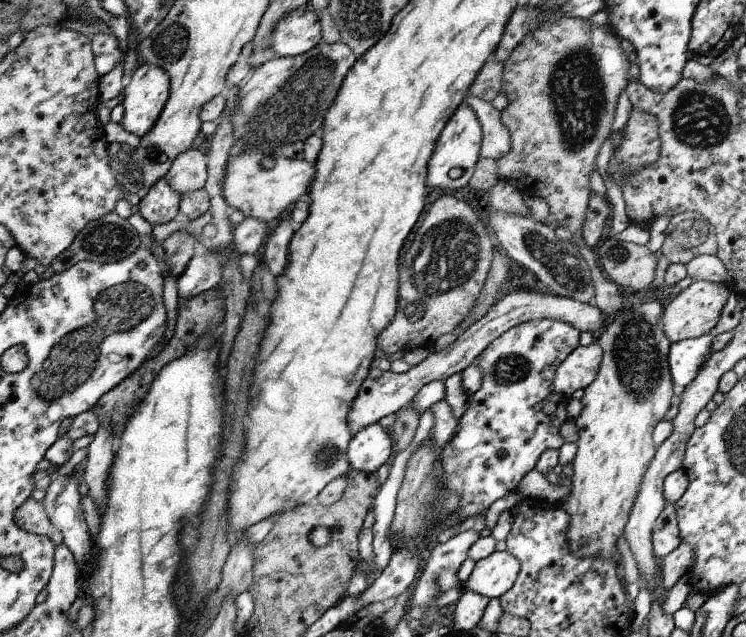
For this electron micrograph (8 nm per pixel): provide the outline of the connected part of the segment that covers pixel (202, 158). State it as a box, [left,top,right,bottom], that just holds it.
[165,148,207,198]

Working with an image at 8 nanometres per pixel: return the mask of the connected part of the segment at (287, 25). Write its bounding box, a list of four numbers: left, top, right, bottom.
[272,6,322,57]

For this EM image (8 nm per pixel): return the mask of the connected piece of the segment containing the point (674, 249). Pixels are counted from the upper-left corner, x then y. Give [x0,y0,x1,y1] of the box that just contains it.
[661,211,717,264]

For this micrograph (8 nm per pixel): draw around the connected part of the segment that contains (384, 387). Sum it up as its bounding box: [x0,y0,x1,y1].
[347,289,604,434]

